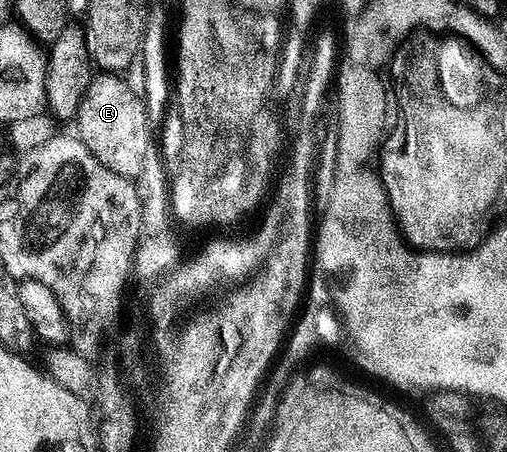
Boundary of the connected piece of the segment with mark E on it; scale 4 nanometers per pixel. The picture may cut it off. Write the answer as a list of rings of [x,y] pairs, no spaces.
[[[99,72],[94,75],[79,105],[77,136],[117,176],[136,179],[142,172],[143,149],[146,147],[146,104],[140,91],[115,72]]]

